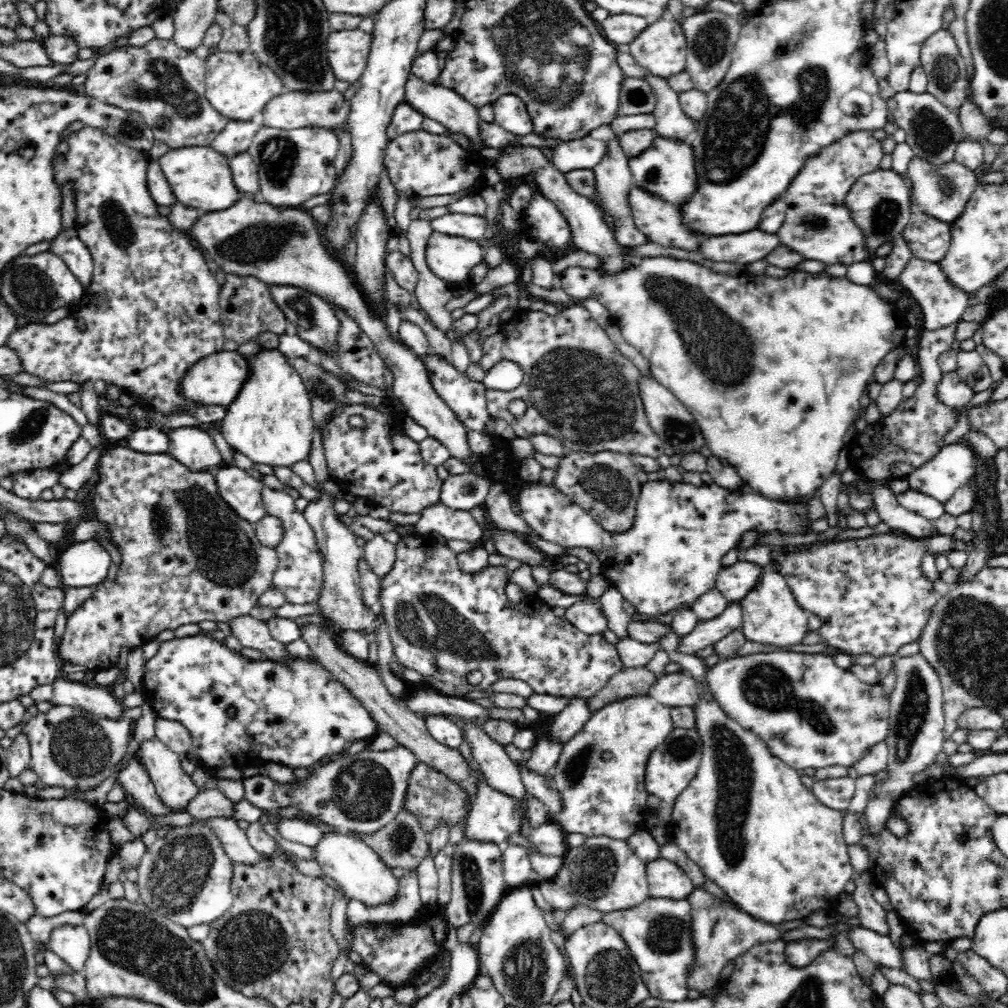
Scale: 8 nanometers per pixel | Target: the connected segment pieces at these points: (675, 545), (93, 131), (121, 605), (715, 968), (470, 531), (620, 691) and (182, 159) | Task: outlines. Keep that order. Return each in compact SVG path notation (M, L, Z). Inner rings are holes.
M657 479L648 481L639 498L634 526L626 532L608 532L590 513L576 504L569 496L562 494L555 486L541 485L539 482L523 482L519 491L519 514L532 528L552 543L564 548L588 548L609 575L611 586L618 588L638 611L646 616L658 616L670 612L693 611L696 600L716 587L719 573L724 569L722 558L735 550L742 536L750 530L759 536L764 534L789 534L804 536L812 531L810 505L807 502L786 503L768 500L750 487L740 491L729 491L716 484L694 484L684 481Z
M86 126L77 132L68 133L68 150L63 155L56 152L53 164L53 177L56 186L62 191L66 184L70 184L74 194L74 204L76 205L76 218L74 228L77 230L80 240L89 248L93 258L93 277L92 282L85 288L85 294L80 298L80 304L73 313L69 313L66 318L50 324L46 322L30 322L24 324L23 327L16 329L8 337L6 347L12 350L19 358L19 365L23 372L27 372L43 382L98 382L102 380L110 386L116 386L121 392L129 393L136 404L145 406L145 408L153 409L158 414L164 416L172 416L172 414L189 414L194 416L194 408L200 407L202 404L188 399L182 392L182 382L184 376L188 374L188 370L192 370L192 366L196 366L196 362L212 356L214 353L220 353L229 347L225 341L222 320L222 305L220 305L220 282L216 279L215 273L210 271L207 256L202 249L194 242L194 240L182 229L179 229L166 216L160 214L159 205L153 200L152 193L148 189L148 153L131 148L122 142L119 142L114 136L107 134L104 130L92 126ZM78 319L84 320L86 330L78 329Z
M126 445L115 447L101 455L97 464L97 479L88 503L92 506L94 518L102 520L111 526L113 538L119 544L119 551L122 554L122 569L118 571L118 579L115 584L108 580L102 582L95 594L86 599L67 616L66 631L60 636L57 642L57 653L64 664L81 664L90 670L101 671L107 668L114 668L118 665L121 644L130 647L144 644L148 639L155 638L158 633L166 629L175 630L184 624L198 624L202 620L215 622L228 622L232 618L249 615L251 611L259 606L259 599L262 594L273 587L273 576L278 568L279 555L275 548L264 546L259 542L255 533L253 523L241 519L232 507L226 504L218 494L215 476L210 472L192 472L183 464L180 464L170 453L169 454L144 454L128 448Z
M695 887L688 898L692 905L692 935L696 947L696 962L688 974L688 987L699 991L711 990L721 986L722 970L735 962L758 944L783 940L784 931L771 924L756 920L749 914L734 907L730 901L715 896L703 888Z
M442 502L424 508L416 525L418 533L437 534L446 540L464 539L480 545L485 539L485 531L470 511L456 510Z
M645 666L623 668L614 675L602 690L598 690L595 696L587 698L592 713L604 708L608 703L618 702L636 695L647 695L649 689L658 680L652 671L646 670Z
M190 146L170 149L159 159L162 171L168 177L172 192L178 202L200 210L201 213L214 213L227 210L243 200L244 192L234 183L229 156L212 146Z

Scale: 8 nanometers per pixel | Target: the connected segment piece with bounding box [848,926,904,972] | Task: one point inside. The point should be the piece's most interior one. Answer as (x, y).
(880, 949)

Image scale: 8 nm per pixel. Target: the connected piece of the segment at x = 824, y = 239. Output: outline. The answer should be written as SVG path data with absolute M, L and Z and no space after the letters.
M856 130L847 136L832 142L831 145L823 146L818 154L807 158L799 173L790 181L782 197L787 206L784 223L775 232L782 245L785 245L794 252L800 253L808 260L822 260L826 265L840 263L846 266L855 262L868 260L870 252L866 245L866 233L862 231L860 225L856 225L856 220L847 206L846 194L860 176L880 169L884 153L884 140L875 138L872 130Z

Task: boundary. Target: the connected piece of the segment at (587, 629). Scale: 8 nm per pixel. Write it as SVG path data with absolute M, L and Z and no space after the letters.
M598 599L578 603L566 608L566 621L584 634L602 634L607 630L607 618Z

